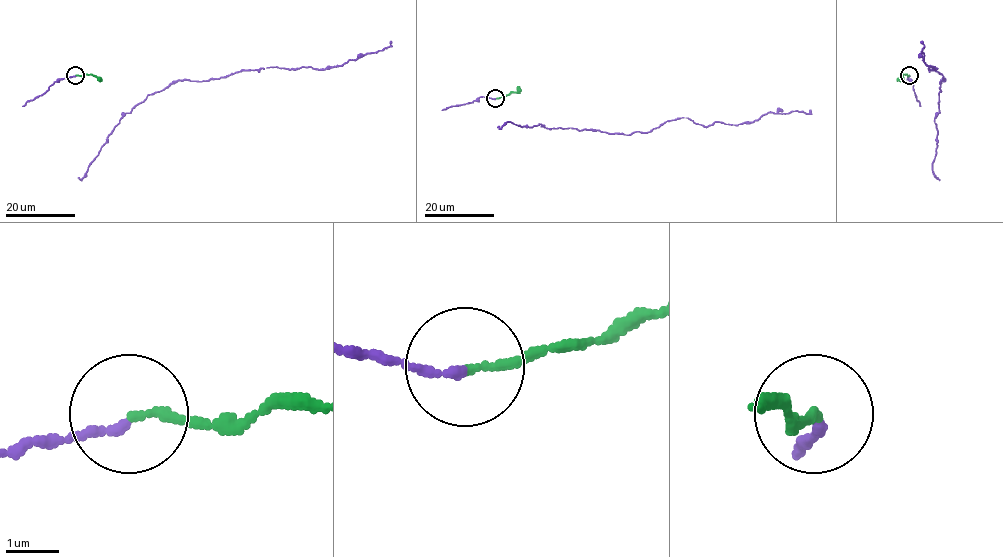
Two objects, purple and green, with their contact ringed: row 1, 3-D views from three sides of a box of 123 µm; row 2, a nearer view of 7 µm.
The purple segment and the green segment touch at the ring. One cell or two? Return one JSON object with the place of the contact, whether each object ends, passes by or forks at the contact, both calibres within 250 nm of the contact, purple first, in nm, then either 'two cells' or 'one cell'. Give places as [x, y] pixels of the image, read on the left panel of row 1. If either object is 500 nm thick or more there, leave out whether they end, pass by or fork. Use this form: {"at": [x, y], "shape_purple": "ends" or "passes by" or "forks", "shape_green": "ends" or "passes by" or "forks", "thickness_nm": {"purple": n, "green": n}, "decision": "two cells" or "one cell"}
{"at": [75, 75], "shape_purple": "ends", "shape_green": "ends", "thickness_nm": {"purple": 170, "green": 140}, "decision": "two cells"}

